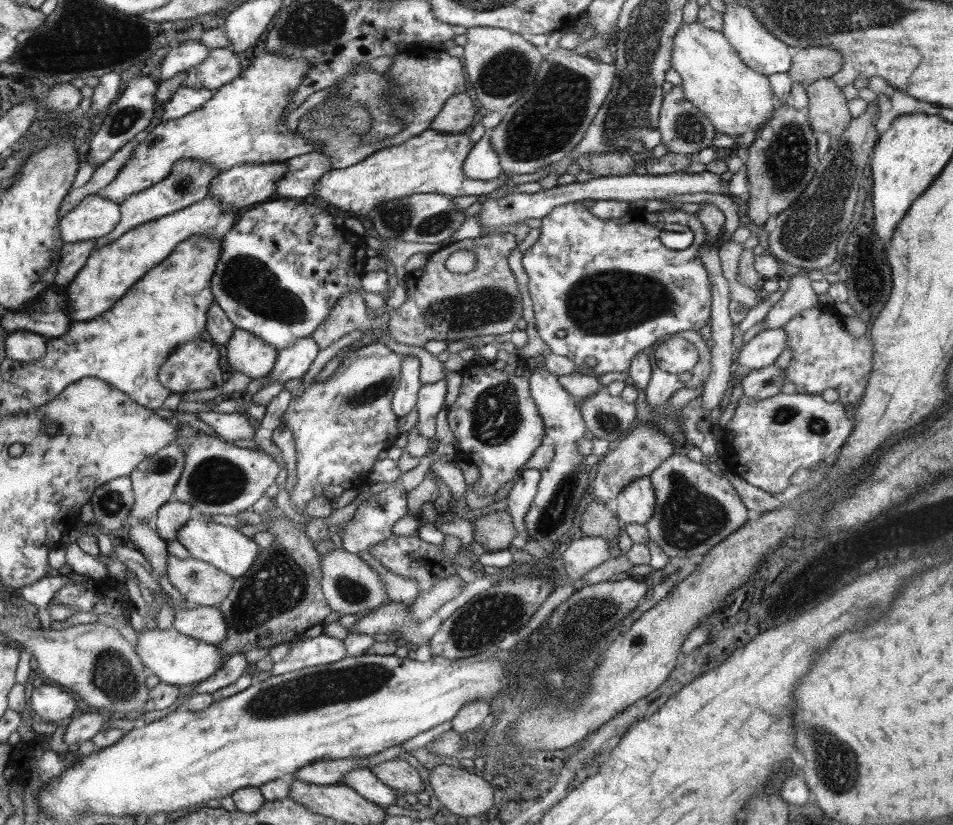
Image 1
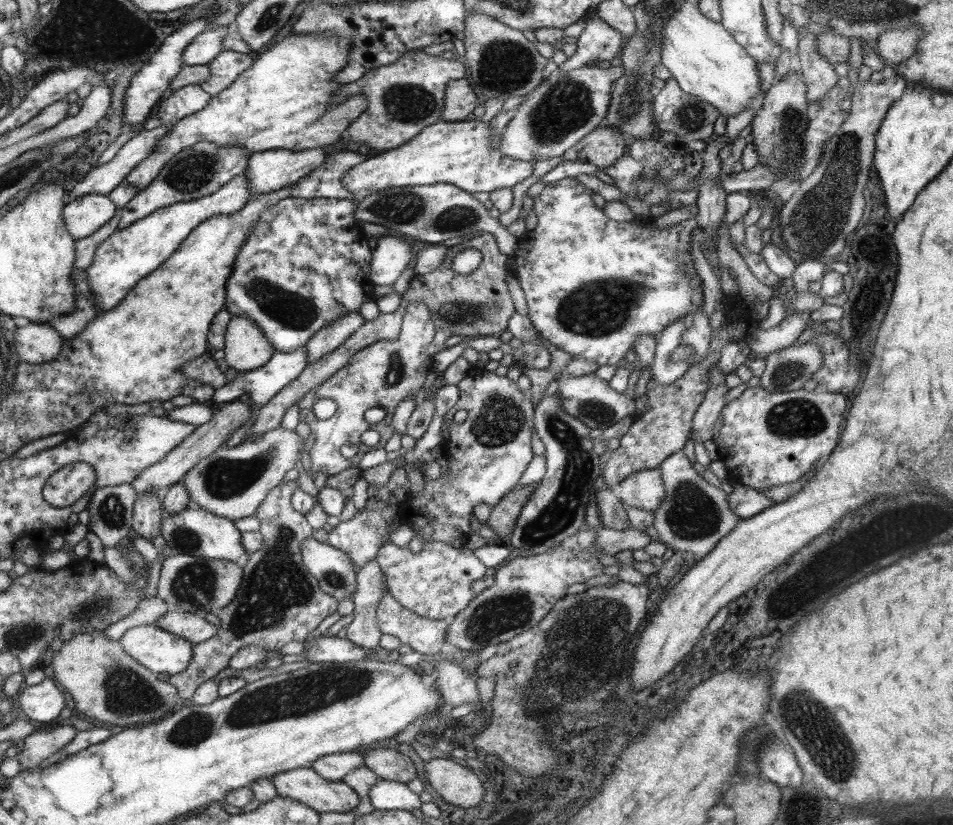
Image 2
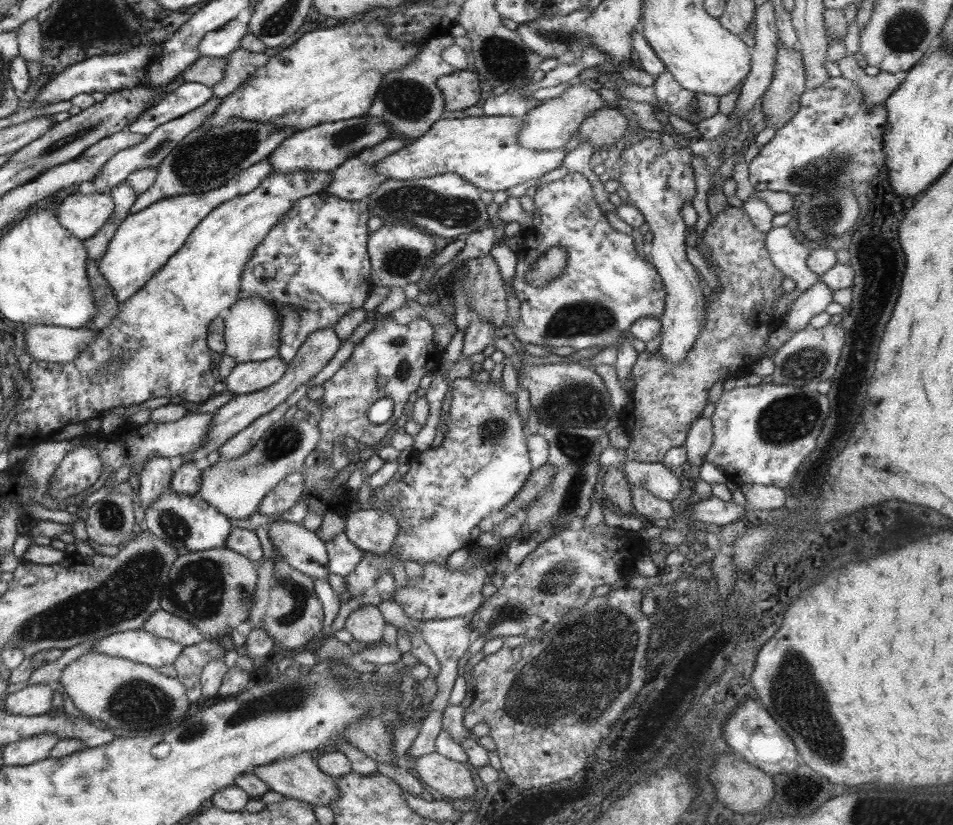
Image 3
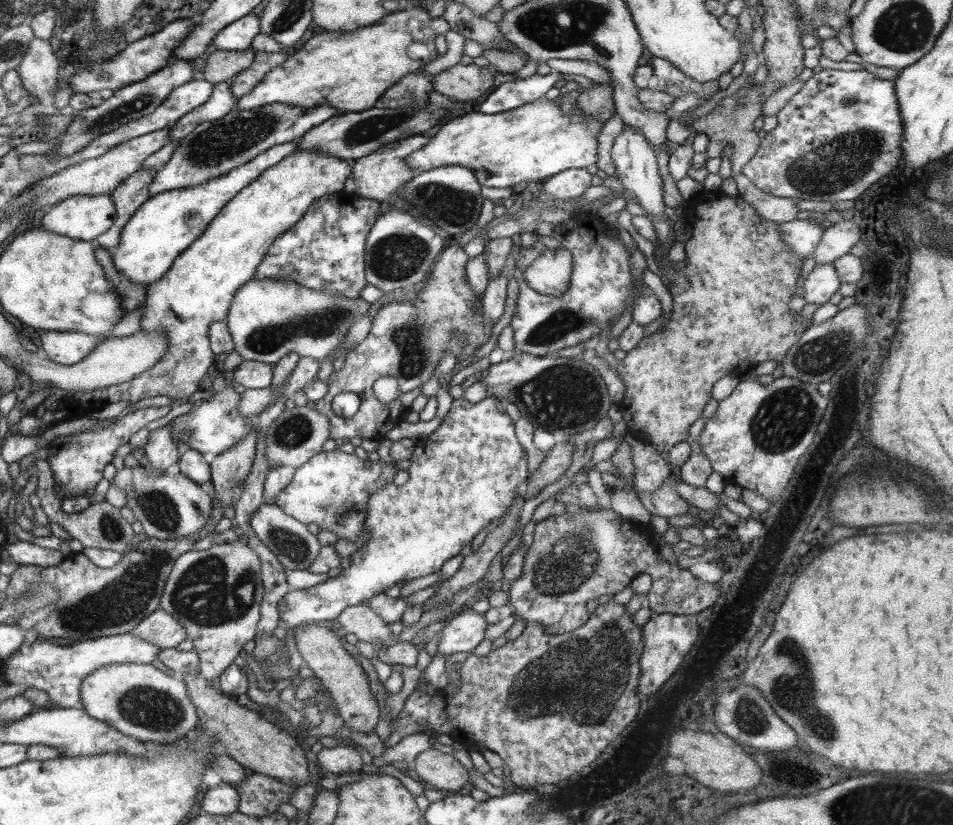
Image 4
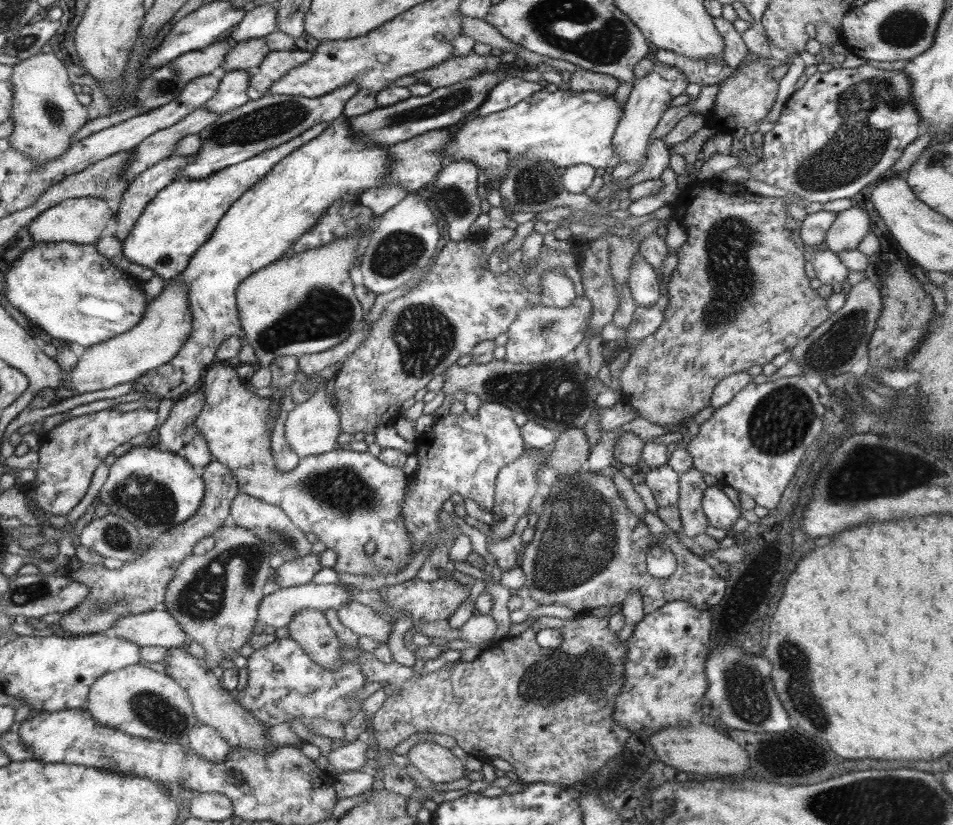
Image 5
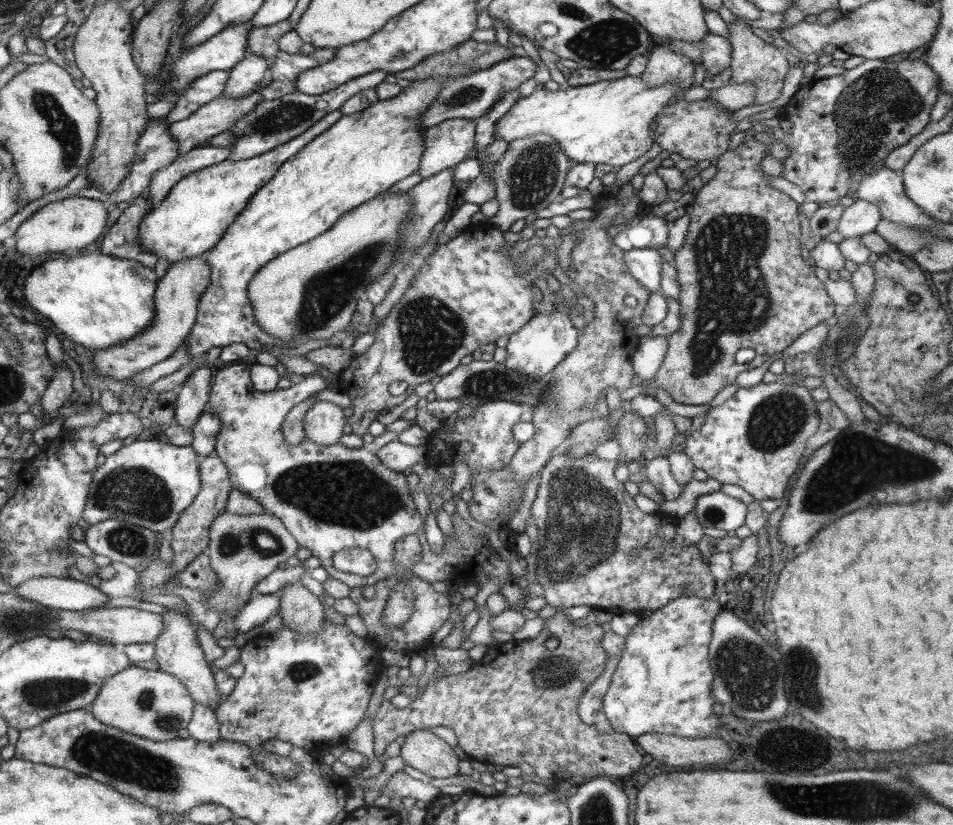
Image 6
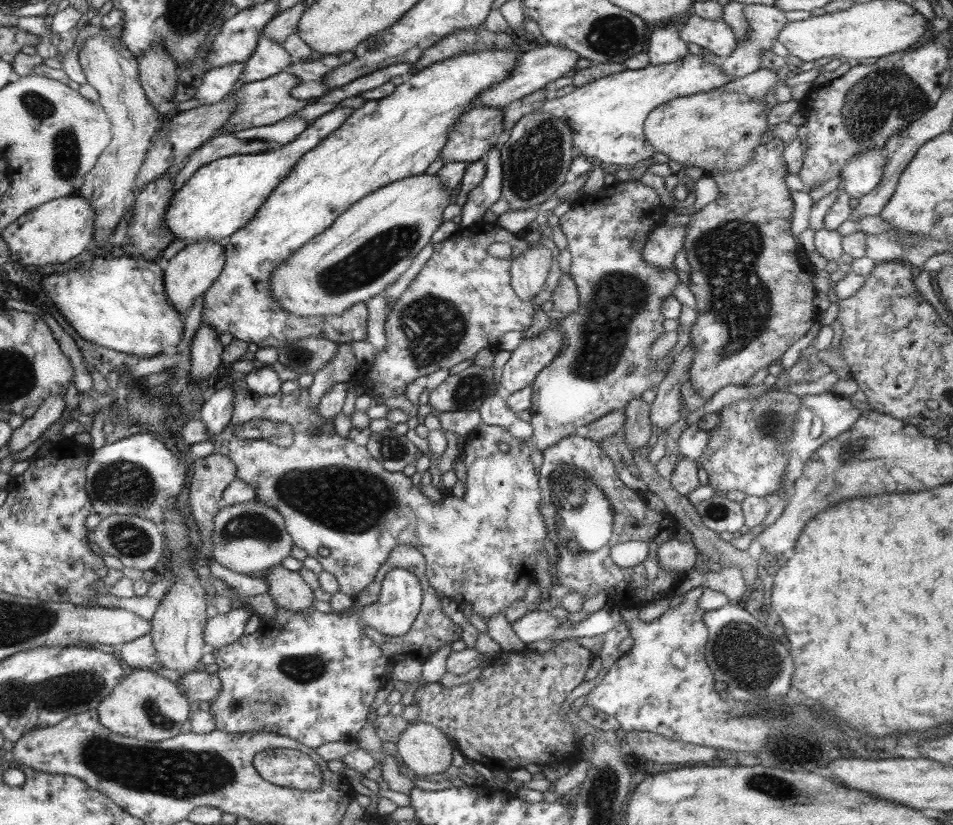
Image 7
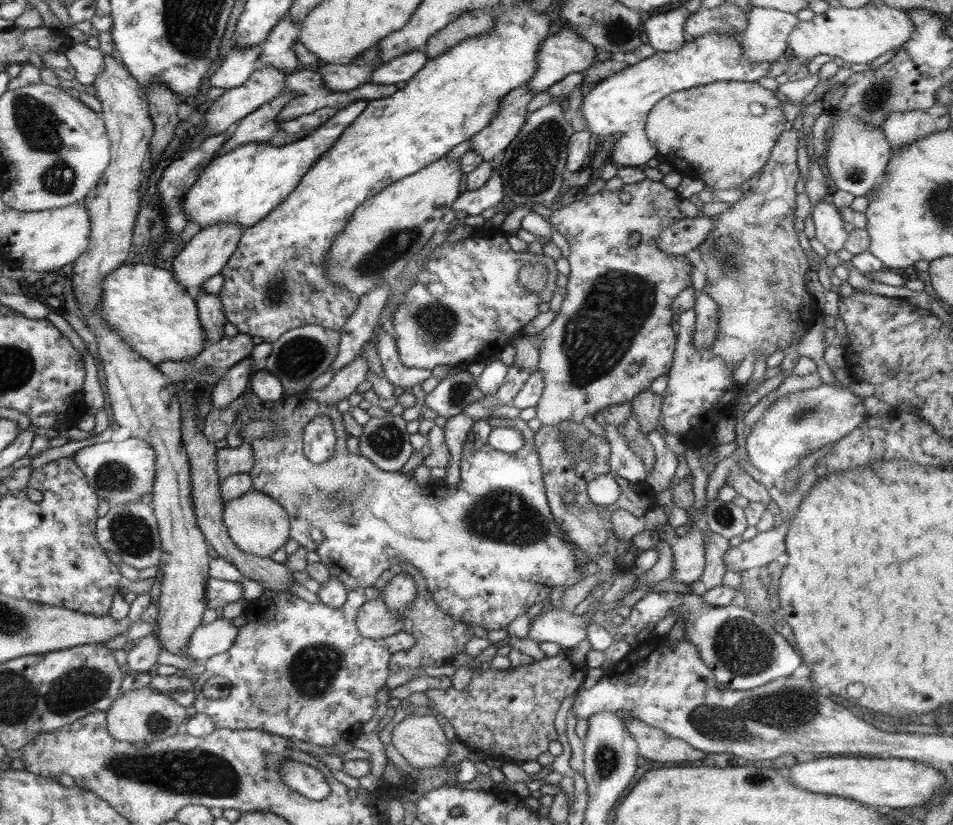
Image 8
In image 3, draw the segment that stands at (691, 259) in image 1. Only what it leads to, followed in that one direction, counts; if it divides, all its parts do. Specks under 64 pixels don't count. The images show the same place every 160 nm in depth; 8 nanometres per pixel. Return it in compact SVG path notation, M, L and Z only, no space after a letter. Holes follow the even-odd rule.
M569 171L561 180L539 184L533 199L540 226L535 228L536 236L522 237L524 245L516 252L519 263L516 264L512 280L516 298L520 301L520 320L513 330L520 342L544 347L571 346L575 350L592 346L607 348L617 346L638 318L660 318L666 298L661 276L649 259L640 258L632 235L616 231L610 226L605 213L594 199L589 180L582 173ZM548 248L564 248L568 254L567 265L562 276L536 288L525 279L525 274L534 268L536 260Z

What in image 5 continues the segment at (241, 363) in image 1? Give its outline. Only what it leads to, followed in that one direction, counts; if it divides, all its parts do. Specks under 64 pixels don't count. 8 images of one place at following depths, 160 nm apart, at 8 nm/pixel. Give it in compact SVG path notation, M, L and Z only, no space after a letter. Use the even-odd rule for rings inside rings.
M362 236L342 238L332 242L330 246L322 246L318 250L306 250L296 254L294 258L284 258L268 265L259 273L251 274L239 285L235 293L238 299L239 319L242 320L244 330L244 344L250 344L258 357L257 367L269 367L278 357L303 354L322 353L347 341L356 331L363 328L364 318L368 312L362 308L355 286L350 277L351 270L356 266L356 259L360 258L360 250L367 242Z

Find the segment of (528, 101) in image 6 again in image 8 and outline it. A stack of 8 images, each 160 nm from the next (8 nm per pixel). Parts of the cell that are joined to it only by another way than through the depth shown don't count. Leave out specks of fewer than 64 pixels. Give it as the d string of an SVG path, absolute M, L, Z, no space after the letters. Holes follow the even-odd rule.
M710 33L694 37L692 42L686 41L678 50L670 52L657 52L650 58L645 58L636 64L629 65L619 73L612 74L602 82L598 82L588 94L584 94L582 100L582 112L586 120L588 131L590 131L596 142L598 140L606 141L611 134L620 132L621 139L618 139L612 145L612 157L610 160L617 166L622 167L640 167L646 166L648 160L659 154L656 146L650 142L645 133L645 124L648 113L652 107L660 102L666 95L678 92L679 90L694 89L702 85L712 84L713 82L755 82L763 76L769 74L771 66L775 61L752 62L745 57L745 52L741 47L739 34L731 35L730 33Z

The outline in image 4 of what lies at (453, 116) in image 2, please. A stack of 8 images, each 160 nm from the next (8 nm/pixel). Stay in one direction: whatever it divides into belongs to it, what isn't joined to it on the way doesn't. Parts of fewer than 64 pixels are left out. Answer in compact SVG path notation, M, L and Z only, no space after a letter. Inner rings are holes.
M457 63L434 75L431 82L436 92L470 106L491 88L495 75L495 70L490 66Z

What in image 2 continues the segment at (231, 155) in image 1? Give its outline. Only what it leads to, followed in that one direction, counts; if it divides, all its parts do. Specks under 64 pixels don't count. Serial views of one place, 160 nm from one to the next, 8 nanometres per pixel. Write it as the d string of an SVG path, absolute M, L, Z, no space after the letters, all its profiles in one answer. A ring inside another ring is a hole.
M287 35L275 43L268 51L262 52L250 68L245 70L226 90L212 96L206 108L198 113L174 121L164 138L157 140L157 150L140 161L132 172L129 172L122 183L128 183L132 188L144 190L159 177L159 172L167 165L168 159L182 149L202 141L215 142L219 145L238 145L250 151L288 149L293 151L318 149L332 145L342 138L342 134L352 121L360 116L370 104L364 95L350 95L341 103L333 103L340 84L336 84L335 76L339 74L348 62L351 52L351 42L348 37L324 35Z

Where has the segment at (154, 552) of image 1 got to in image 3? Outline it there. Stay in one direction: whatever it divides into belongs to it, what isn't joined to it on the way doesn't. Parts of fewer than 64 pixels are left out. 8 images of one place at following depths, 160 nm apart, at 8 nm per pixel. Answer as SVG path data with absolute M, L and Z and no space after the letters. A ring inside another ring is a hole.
M154 457L140 474L138 493L142 508L146 508L171 486L172 468L169 458Z

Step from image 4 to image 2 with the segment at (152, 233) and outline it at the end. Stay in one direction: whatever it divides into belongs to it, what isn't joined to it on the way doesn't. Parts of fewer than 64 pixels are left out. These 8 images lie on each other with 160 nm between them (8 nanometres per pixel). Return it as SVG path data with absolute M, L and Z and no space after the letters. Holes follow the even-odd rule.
M239 174L233 181L208 197L195 201L178 202L172 206L150 214L148 218L134 222L124 230L116 230L108 239L104 240L92 259L92 265L86 268L91 293L95 305L100 313L114 309L122 304L127 294L147 277L155 272L173 253L179 250L186 239L195 231L196 226L216 216L230 216L238 214L252 198L250 184L246 175Z

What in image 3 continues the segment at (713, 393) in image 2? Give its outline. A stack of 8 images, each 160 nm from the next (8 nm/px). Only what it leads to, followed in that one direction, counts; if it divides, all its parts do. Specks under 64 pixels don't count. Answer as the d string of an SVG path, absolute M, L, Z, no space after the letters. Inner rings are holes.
M702 415L698 417L688 431L684 448L687 450L687 460L690 466L699 467L705 461L706 453L711 447L713 426L711 418Z

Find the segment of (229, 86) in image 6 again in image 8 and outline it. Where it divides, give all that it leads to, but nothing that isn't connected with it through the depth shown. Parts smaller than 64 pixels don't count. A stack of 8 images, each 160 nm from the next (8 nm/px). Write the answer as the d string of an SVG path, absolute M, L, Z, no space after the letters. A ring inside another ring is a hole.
M288 14L283 18L282 21L279 22L278 25L275 26L274 29L271 30L270 36L267 38L266 42L259 44L261 53L260 53L260 62L264 67L274 67L280 70L294 72L296 69L302 67L301 62L297 59L297 54L295 48L295 42L298 41L296 34L298 34L298 23Z

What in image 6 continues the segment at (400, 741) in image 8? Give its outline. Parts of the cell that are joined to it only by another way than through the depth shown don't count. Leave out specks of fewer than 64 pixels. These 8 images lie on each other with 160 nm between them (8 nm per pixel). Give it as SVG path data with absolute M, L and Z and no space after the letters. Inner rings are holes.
M428 729L410 734L403 742L400 756L405 764L432 778L450 778L460 774L459 759L452 745Z

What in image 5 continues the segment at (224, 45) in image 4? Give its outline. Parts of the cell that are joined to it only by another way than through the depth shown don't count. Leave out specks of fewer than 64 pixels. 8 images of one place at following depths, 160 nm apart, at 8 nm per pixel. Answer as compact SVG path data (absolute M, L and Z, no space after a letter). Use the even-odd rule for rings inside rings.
M274 3L251 6L232 32L230 40L236 43L251 38L262 38L272 34L277 28L277 8Z

